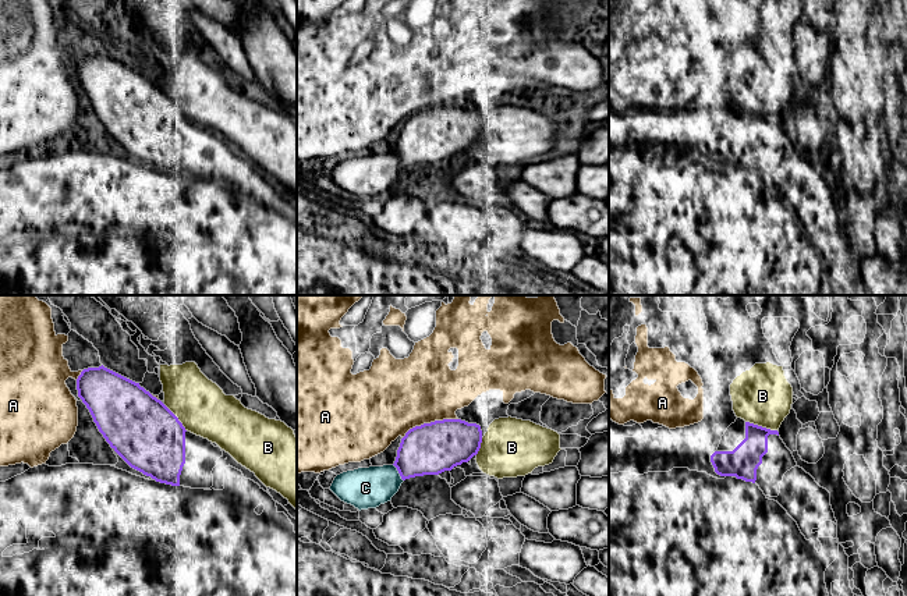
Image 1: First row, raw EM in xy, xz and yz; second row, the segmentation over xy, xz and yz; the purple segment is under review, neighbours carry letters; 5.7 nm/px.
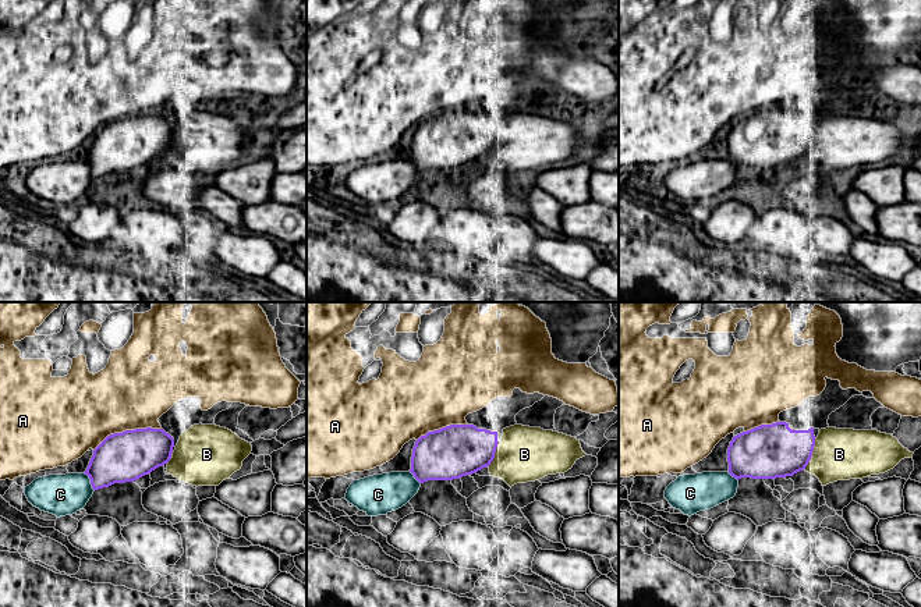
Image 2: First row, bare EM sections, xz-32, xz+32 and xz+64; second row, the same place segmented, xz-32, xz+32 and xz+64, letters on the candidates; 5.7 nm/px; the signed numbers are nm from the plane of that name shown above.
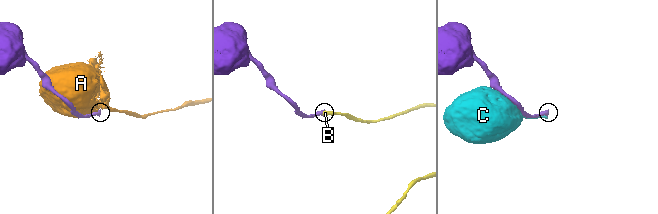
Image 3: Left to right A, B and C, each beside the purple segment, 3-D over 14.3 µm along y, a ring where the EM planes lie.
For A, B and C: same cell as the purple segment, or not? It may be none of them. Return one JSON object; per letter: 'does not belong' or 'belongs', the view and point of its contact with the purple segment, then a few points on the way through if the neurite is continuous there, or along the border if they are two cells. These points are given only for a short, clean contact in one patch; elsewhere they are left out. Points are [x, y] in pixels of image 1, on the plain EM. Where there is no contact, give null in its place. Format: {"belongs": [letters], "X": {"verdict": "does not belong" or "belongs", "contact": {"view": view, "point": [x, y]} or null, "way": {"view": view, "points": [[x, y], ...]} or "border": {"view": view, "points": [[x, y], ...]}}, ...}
{"belongs": ["B"], "A": {"verdict": "does not belong", "contact": {"view": "xz", "point": [431, 110]}}, "B": {"verdict": "belongs", "contact": {"view": "yz", "point": [761, 114]}}, "C": {"verdict": "does not belong", "contact": {"view": "xz", "point": [399, 160]}}}

